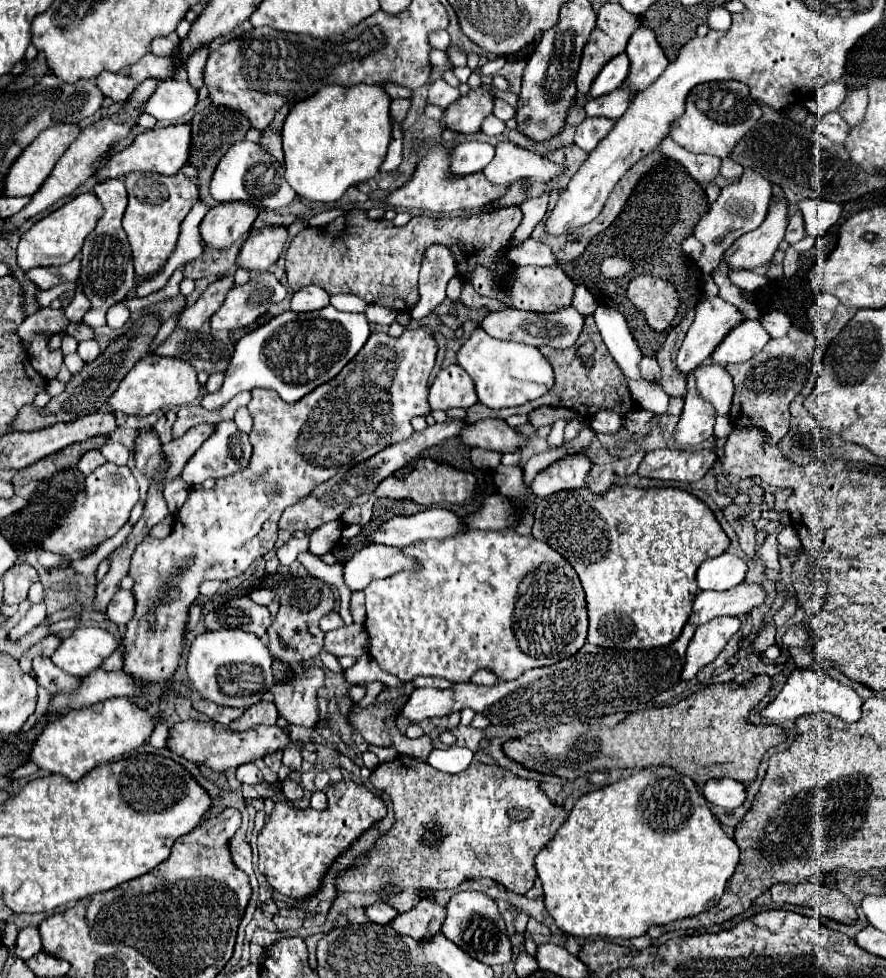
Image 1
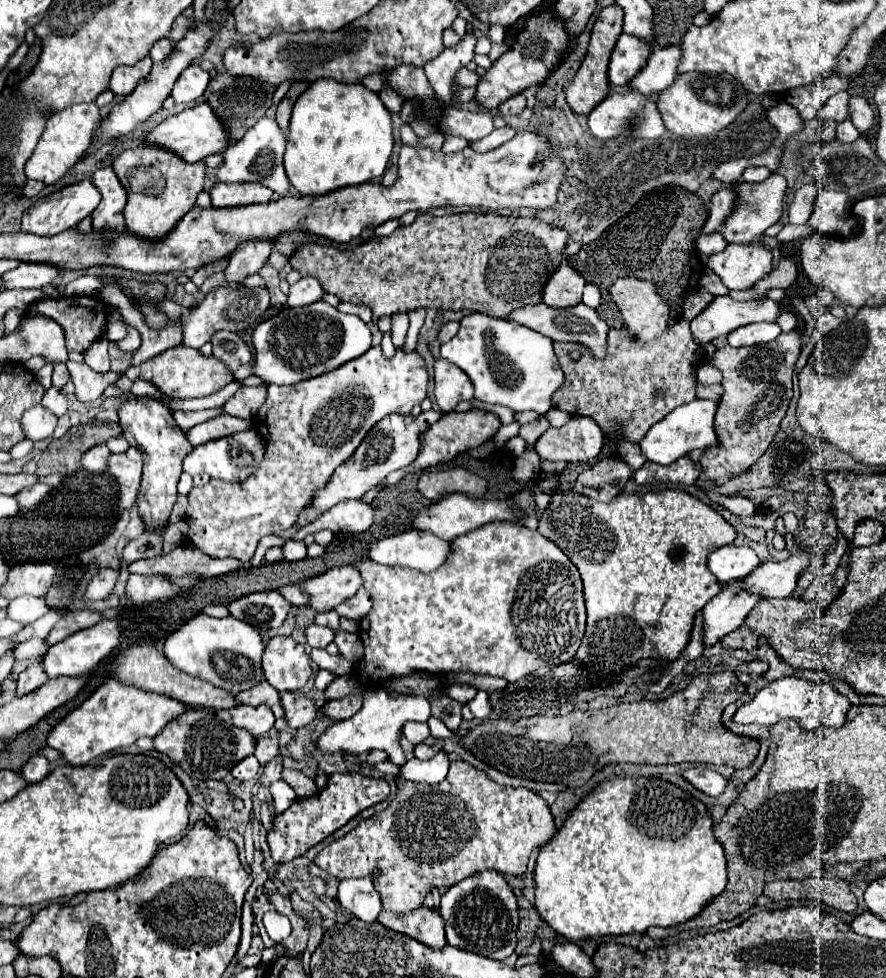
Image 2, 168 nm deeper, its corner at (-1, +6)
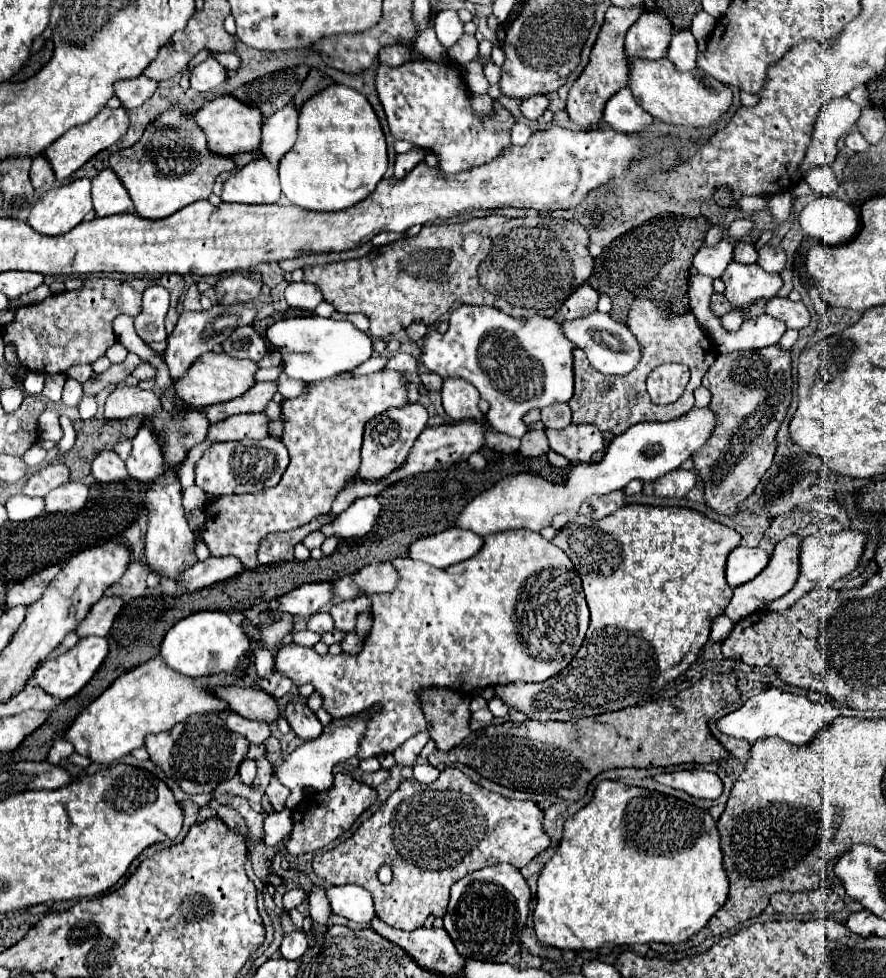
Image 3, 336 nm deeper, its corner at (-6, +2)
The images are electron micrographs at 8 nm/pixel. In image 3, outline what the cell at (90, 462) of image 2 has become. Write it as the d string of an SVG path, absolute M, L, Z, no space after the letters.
M101 451L91 463L91 473L97 481L103 481L103 483L127 479L125 463L115 451Z

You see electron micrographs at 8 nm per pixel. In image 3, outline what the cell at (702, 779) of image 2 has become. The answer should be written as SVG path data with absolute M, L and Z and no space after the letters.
M675 771L675 773L657 773L653 779L661 785L685 791L699 799L719 799L723 793L723 781L709 771Z

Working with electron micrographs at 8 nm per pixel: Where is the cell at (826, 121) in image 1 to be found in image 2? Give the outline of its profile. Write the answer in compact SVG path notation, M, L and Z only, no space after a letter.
M850 119L838 123L838 127L836 127L836 139L838 139L840 143L854 143L858 137L860 137L860 133L858 133L858 129L852 125Z

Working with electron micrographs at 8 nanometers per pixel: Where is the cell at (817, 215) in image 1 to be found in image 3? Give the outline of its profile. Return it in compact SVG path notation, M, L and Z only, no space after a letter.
M815 197L799 215L805 235L821 239L825 245L843 245L857 237L859 215L837 197Z

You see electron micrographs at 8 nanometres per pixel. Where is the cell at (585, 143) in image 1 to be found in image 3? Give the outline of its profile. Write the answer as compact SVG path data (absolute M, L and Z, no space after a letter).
M629 87L615 93L603 111L603 121L617 133L639 135L653 125L653 117L641 109Z

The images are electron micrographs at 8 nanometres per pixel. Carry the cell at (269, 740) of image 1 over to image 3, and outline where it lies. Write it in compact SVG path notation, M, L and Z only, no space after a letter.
M213 711L205 715L191 715L187 721L175 725L171 731L147 737L145 749L149 751L151 761L159 769L163 769L167 777L175 779L185 793L193 795L211 793L223 781L233 779L237 775L241 761L247 755L249 741L247 737L227 729L219 713Z

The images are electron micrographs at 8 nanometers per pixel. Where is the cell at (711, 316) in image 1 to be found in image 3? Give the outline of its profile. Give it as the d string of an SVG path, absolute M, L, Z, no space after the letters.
M771 297L765 305L765 315L783 321L789 329L803 329L809 325L809 311L803 303L793 303L785 297Z

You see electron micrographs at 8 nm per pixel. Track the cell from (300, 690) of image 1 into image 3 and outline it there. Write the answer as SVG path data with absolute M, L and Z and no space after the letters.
M291 701L285 707L283 715L289 721L291 729L297 733L297 737L301 737L301 739L315 739L323 731L323 725L315 717L315 713L301 701Z

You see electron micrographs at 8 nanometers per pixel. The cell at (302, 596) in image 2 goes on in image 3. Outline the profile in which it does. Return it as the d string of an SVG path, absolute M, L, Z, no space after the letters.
M343 577L333 583L333 597L339 597L341 601L345 601L345 599L353 599L355 595L359 595L359 589L355 589L355 583L351 581L351 577Z

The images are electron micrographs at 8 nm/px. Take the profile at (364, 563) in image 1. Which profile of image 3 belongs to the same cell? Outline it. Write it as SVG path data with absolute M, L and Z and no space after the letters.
M451 527L447 531L413 541L407 549L407 555L437 569L447 569L455 563L471 559L483 545L481 541L483 539L471 531Z

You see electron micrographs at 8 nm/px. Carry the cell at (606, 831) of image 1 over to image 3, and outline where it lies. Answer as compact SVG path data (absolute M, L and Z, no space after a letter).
M601 781L595 789L593 799L583 809L579 809L573 817L565 821L565 829L563 829L563 837L559 843L557 855L553 855L545 863L539 875L533 923L535 923L535 933L541 943L547 943L559 949L573 949L573 951L589 949L589 951L607 953L609 947L615 947L615 945L633 945L633 943L651 943L651 941L681 943L703 929L703 925L717 913L717 909L723 907L723 903L727 901L727 893L729 893L729 879L723 869L723 853L719 847L717 825L705 809L699 809L671 795L663 795L657 791L643 789L643 787L629 787L621 781Z

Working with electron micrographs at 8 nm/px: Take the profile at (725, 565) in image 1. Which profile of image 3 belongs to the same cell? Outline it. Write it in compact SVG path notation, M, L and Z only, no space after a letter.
M735 547L727 557L727 583L729 587L739 587L753 577L757 577L769 563L769 555L755 547Z

